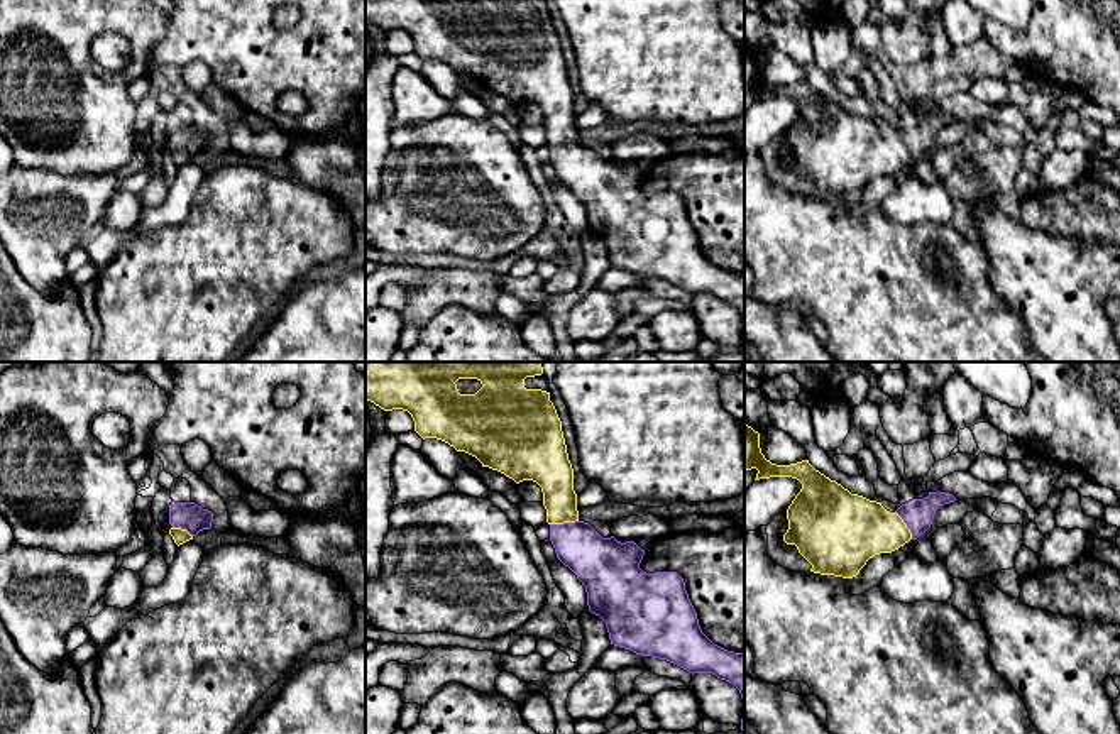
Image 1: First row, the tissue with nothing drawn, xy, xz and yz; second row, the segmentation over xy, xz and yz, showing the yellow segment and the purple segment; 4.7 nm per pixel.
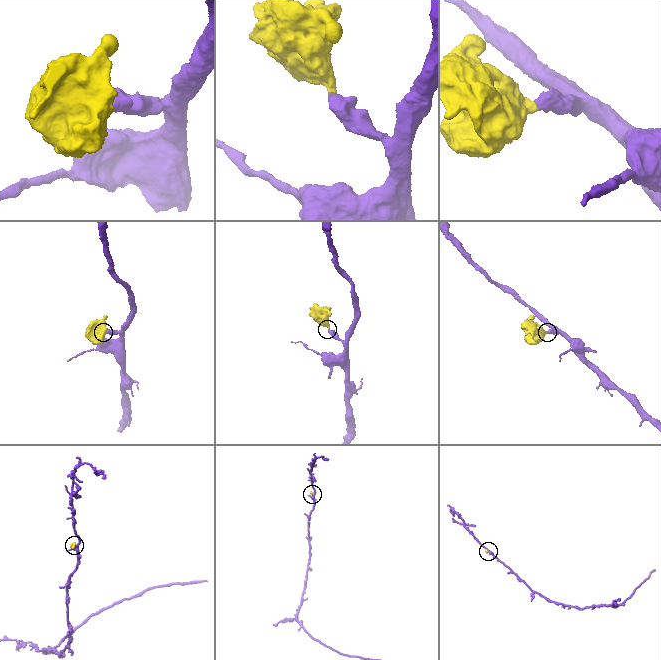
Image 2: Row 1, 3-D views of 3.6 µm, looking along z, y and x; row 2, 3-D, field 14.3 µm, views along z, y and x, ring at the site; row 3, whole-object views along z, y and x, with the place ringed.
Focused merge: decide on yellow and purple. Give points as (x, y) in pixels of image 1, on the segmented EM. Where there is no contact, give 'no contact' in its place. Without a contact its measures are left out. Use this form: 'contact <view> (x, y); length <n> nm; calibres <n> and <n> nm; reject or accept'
contact xz (564, 521); length 140 nm; calibres 190 and 240 nm; accept

